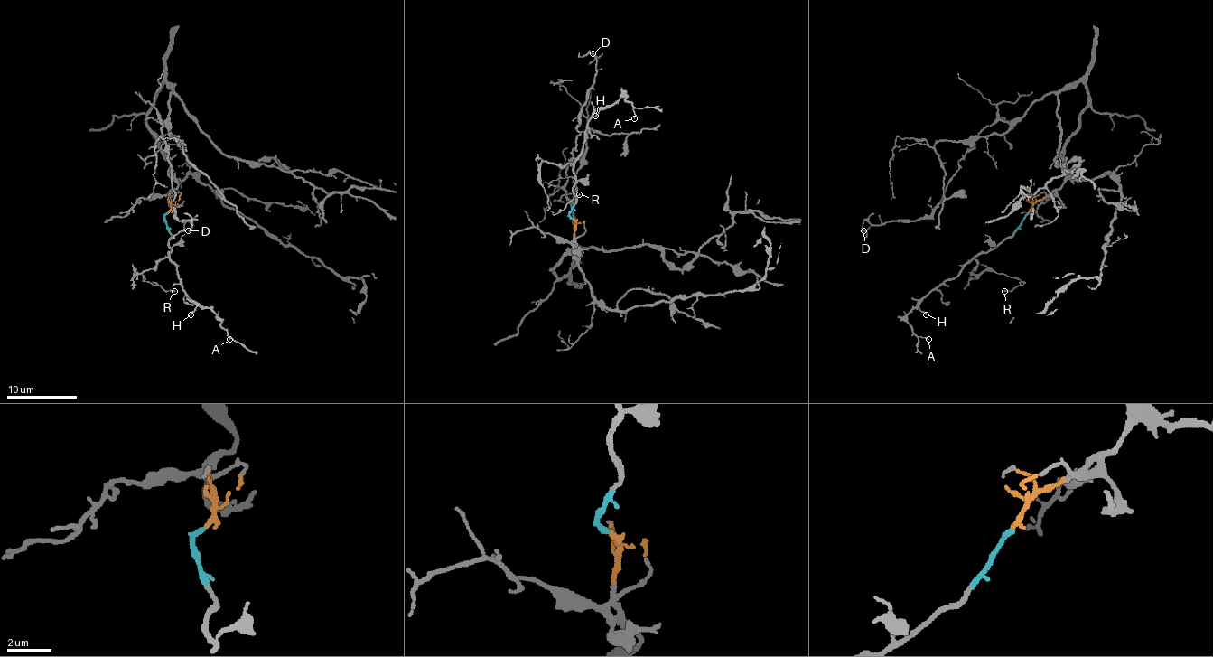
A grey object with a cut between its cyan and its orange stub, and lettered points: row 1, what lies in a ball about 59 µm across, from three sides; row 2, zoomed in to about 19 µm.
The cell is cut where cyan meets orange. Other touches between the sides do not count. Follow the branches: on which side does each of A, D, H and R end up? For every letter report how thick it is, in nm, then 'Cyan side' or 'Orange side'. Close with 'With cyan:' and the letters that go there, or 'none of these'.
A: Thickness 120 nm. Cyan side
D: Thickness 100 nm. Orange side
H: Thickness 150 nm. Cyan side
R: Thickness 120 nm. Cyan side
With cyan: A, H, R

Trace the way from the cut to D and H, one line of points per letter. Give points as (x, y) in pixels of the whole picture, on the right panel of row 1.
D: (1028, 211), (1063, 183), (1063, 148), (1088, 103), (1081, 81), (986, 126), (929, 215), (863, 231)
H: (1028, 213), (1011, 237), (972, 259), (933, 289), (919, 305), (926, 314)

